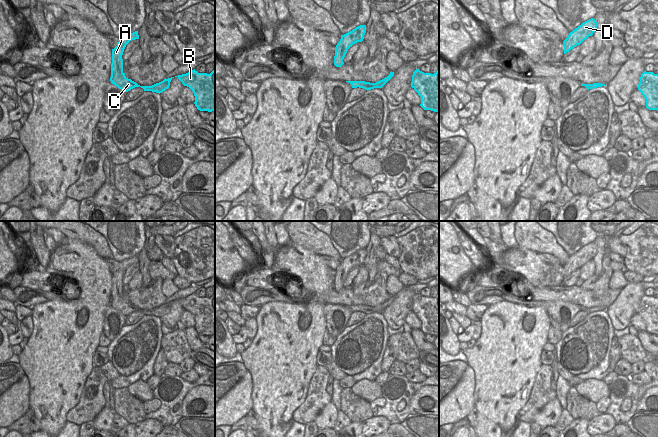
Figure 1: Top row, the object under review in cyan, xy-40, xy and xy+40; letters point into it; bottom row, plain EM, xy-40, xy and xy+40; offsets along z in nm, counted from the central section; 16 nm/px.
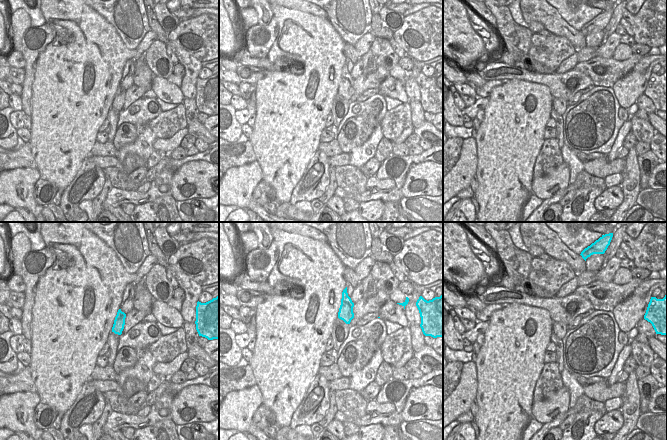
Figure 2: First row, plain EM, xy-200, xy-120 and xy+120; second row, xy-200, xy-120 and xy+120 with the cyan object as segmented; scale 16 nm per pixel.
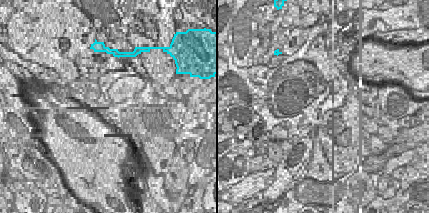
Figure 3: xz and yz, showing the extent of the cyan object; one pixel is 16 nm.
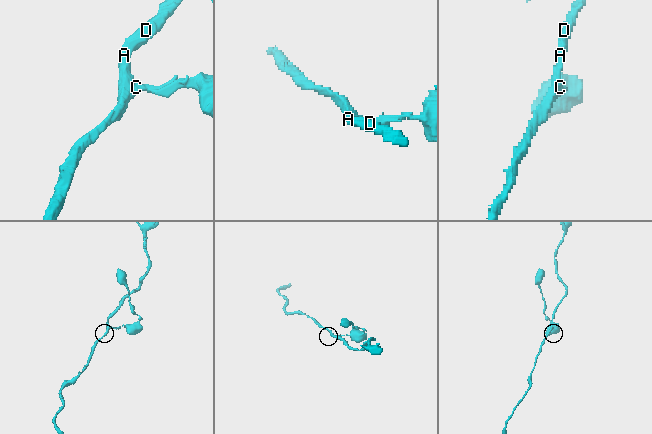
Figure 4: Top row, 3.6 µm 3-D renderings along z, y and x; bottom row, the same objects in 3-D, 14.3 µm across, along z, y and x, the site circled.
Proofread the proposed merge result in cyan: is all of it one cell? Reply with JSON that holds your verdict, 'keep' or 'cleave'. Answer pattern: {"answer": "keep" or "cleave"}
{"answer": "keep"}

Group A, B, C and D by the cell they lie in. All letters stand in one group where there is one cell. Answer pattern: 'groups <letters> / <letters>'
groups A B C D

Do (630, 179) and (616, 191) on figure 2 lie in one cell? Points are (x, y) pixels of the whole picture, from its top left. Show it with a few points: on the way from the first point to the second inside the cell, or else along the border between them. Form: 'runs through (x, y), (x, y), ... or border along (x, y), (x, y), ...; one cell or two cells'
border along (620, 185), (622, 202), (615, 209); two cells

